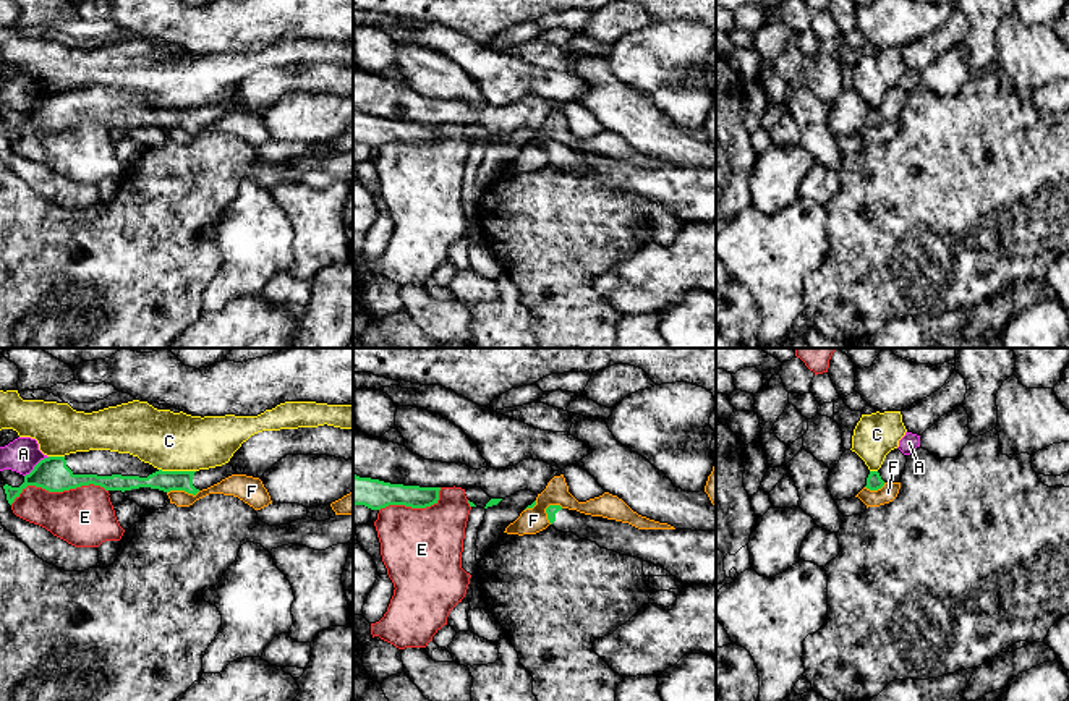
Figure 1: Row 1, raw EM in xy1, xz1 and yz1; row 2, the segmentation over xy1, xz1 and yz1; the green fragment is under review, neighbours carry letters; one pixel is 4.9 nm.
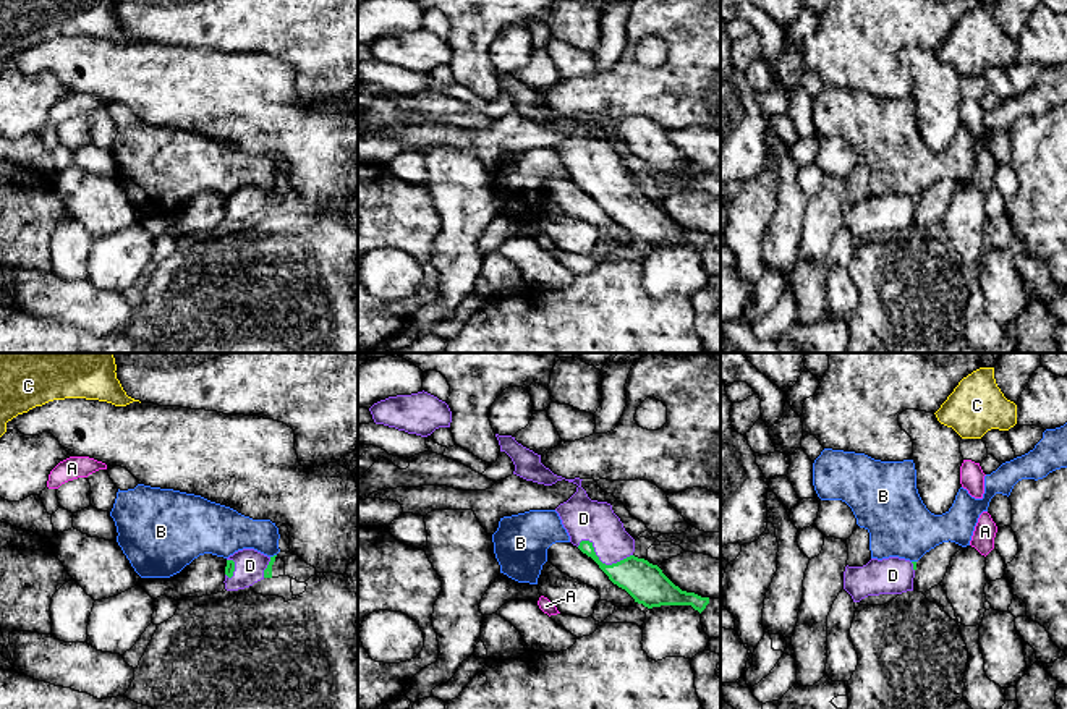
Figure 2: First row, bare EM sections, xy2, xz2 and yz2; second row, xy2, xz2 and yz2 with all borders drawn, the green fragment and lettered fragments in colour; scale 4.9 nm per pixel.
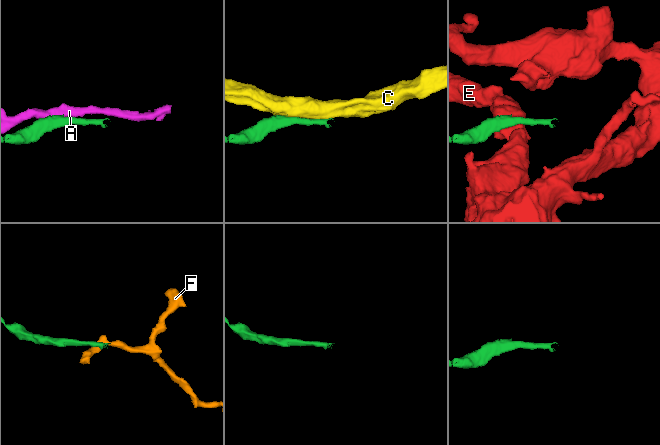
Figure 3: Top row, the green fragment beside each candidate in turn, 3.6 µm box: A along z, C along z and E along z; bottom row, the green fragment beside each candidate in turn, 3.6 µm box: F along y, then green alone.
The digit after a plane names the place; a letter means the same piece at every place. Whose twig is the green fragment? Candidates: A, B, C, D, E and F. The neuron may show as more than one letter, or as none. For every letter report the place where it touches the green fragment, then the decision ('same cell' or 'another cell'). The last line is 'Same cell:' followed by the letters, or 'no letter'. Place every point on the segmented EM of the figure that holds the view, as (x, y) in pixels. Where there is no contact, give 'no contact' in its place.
A: contact xy1 (36, 465); another cell
B: contact xy2 (274, 556); another cell
C: contact xy1 (177, 471); another cell
D: contact xz2 (599, 560); same cell
E: contact xy1 (59, 491); another cell
F: contact xy1 (183, 489); another cell
Same cell: D

